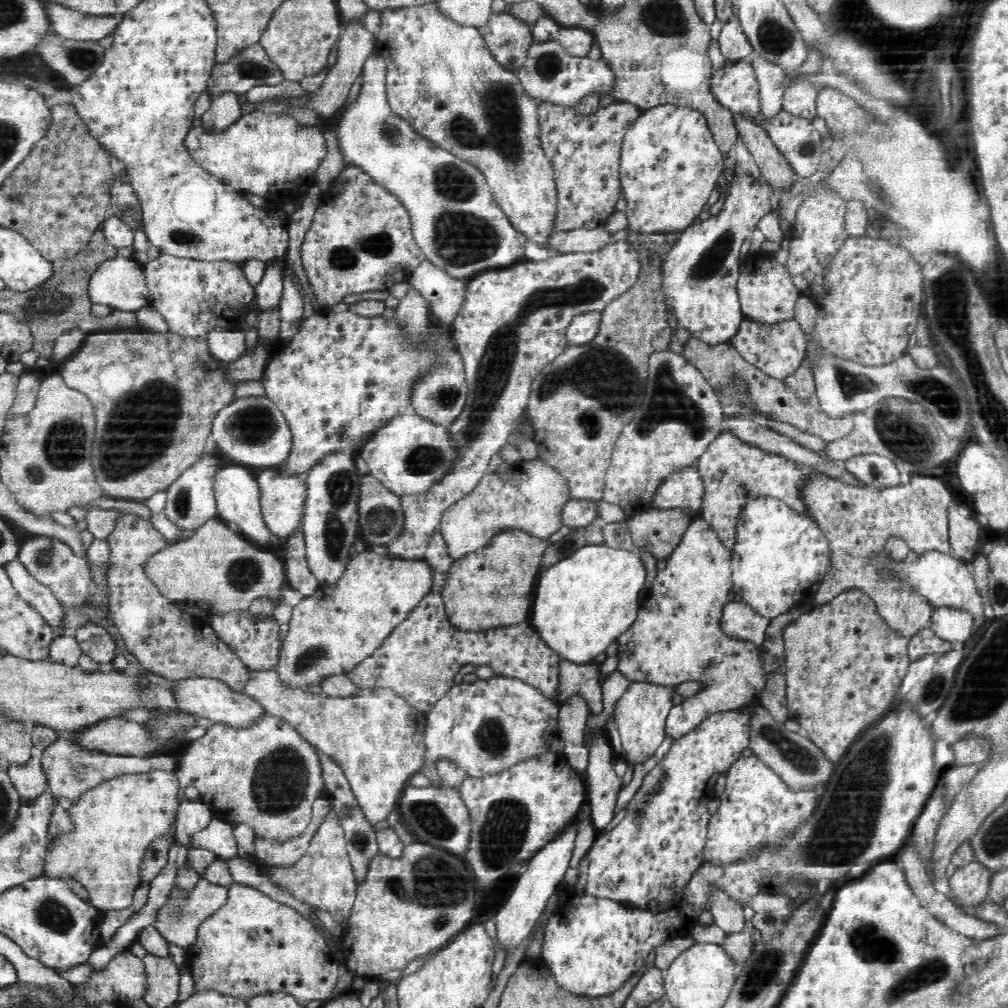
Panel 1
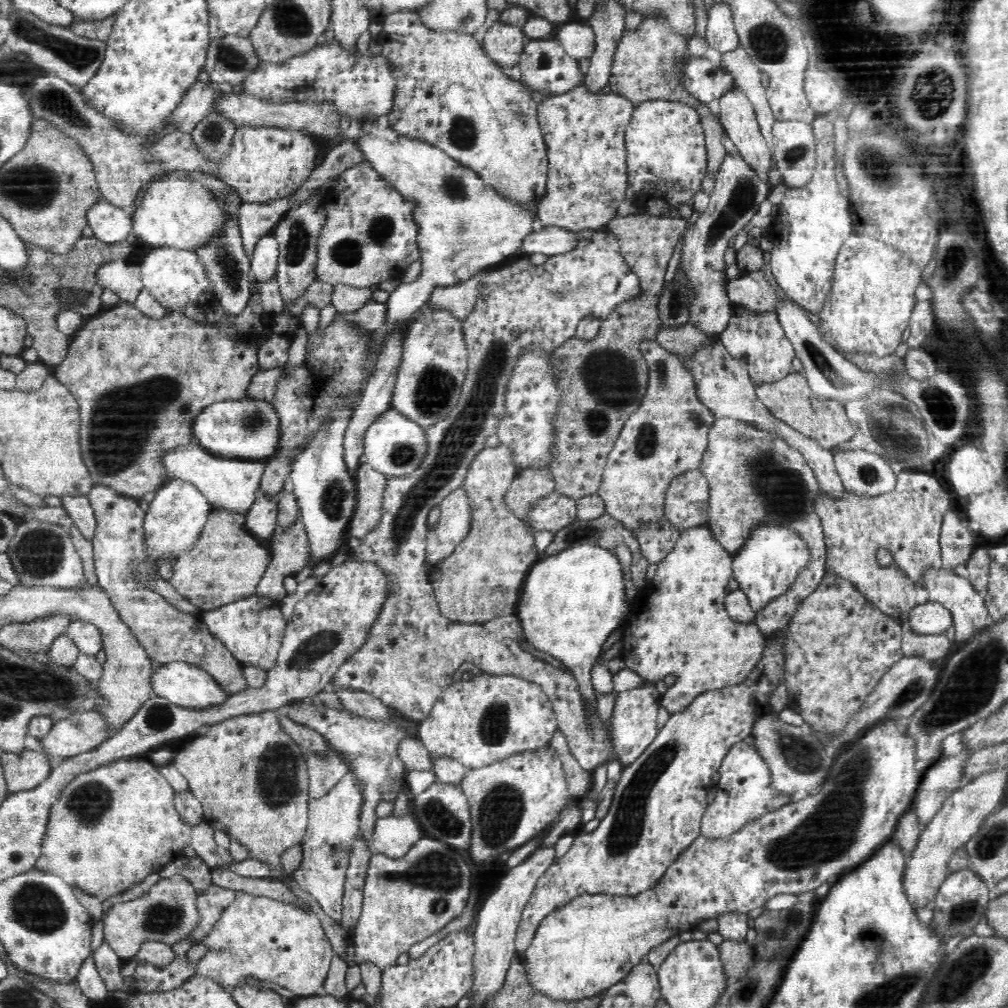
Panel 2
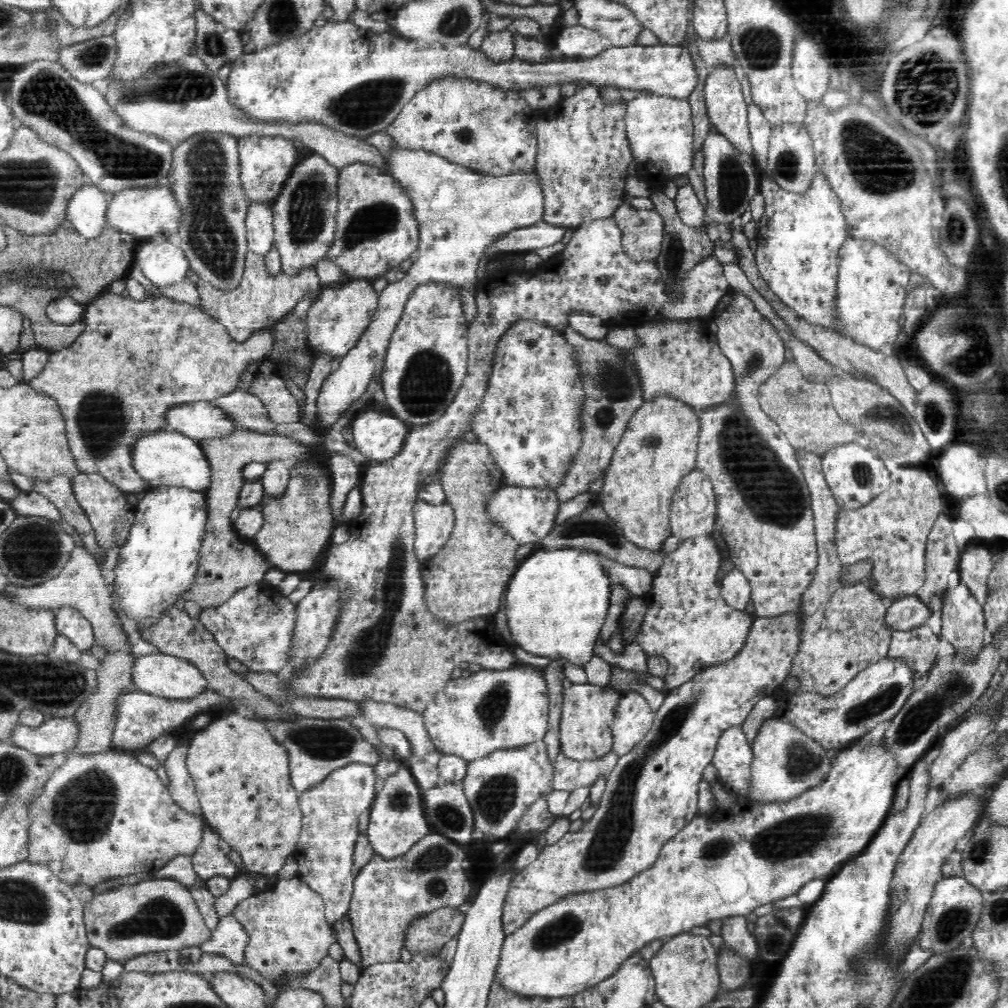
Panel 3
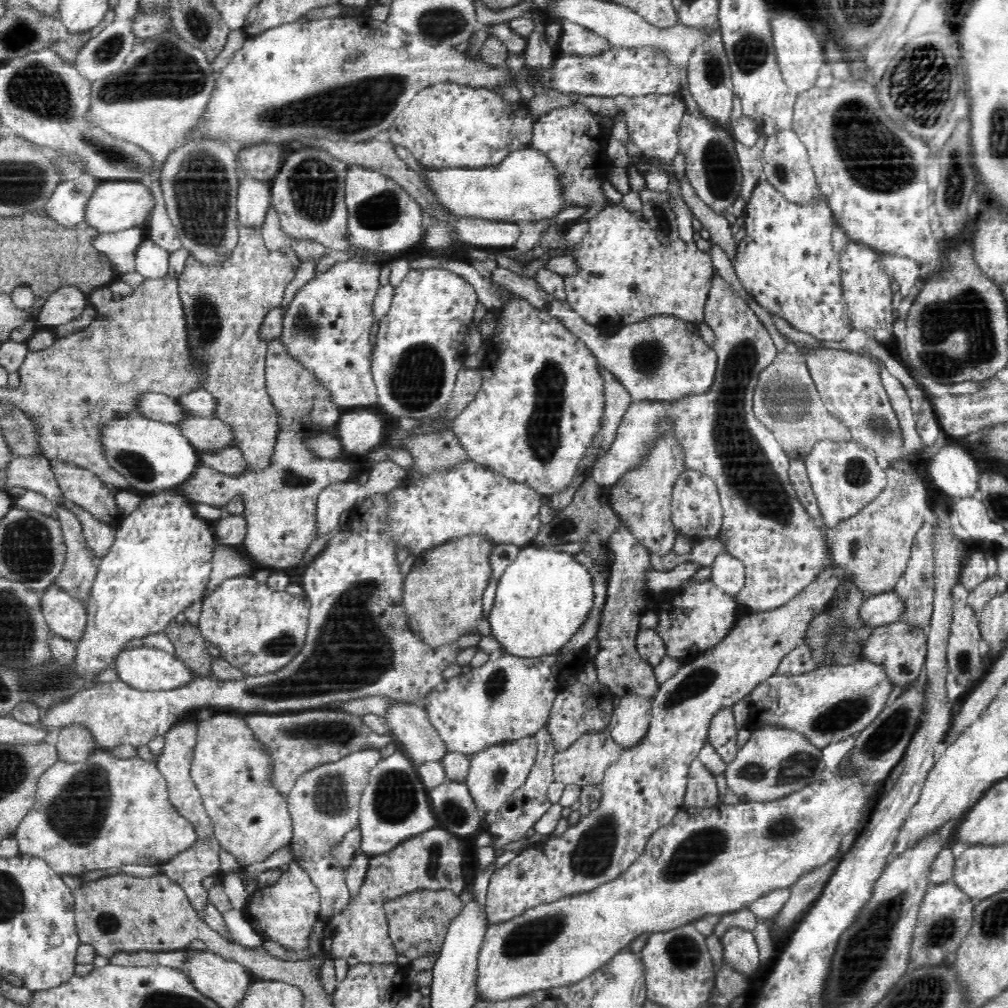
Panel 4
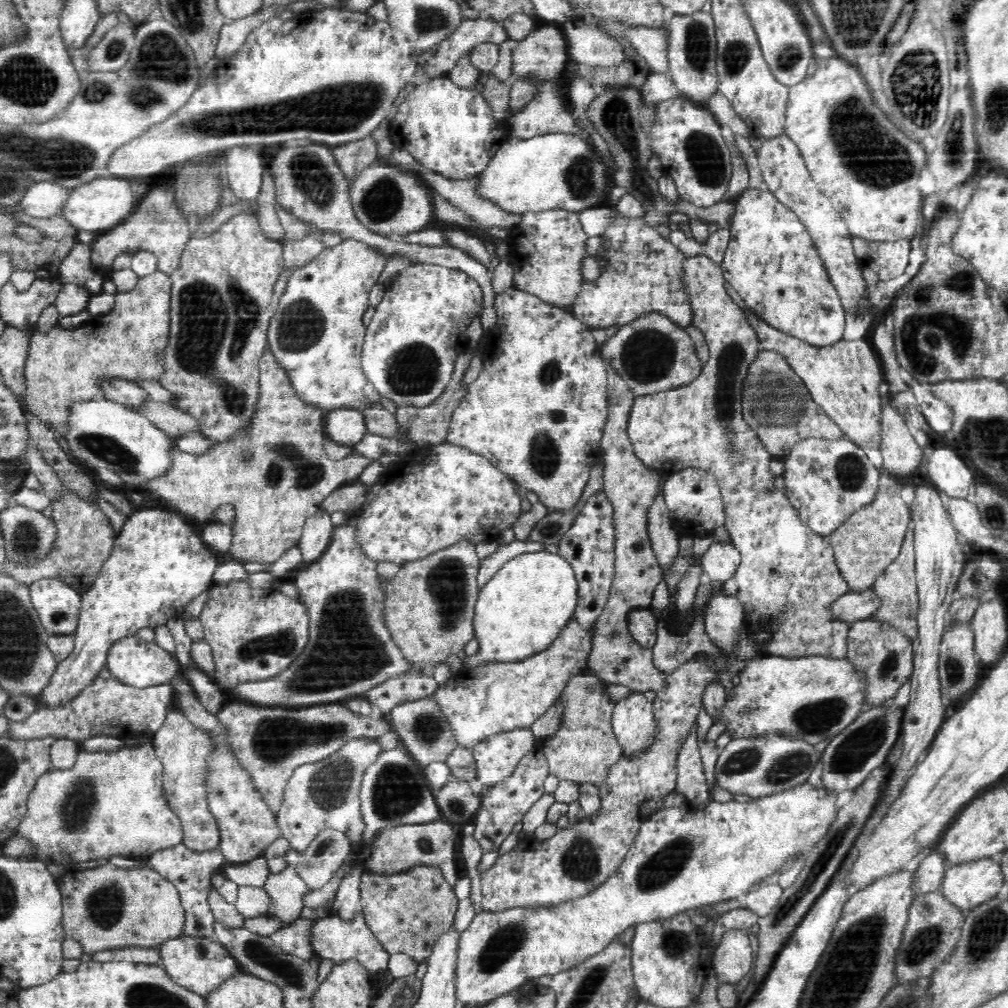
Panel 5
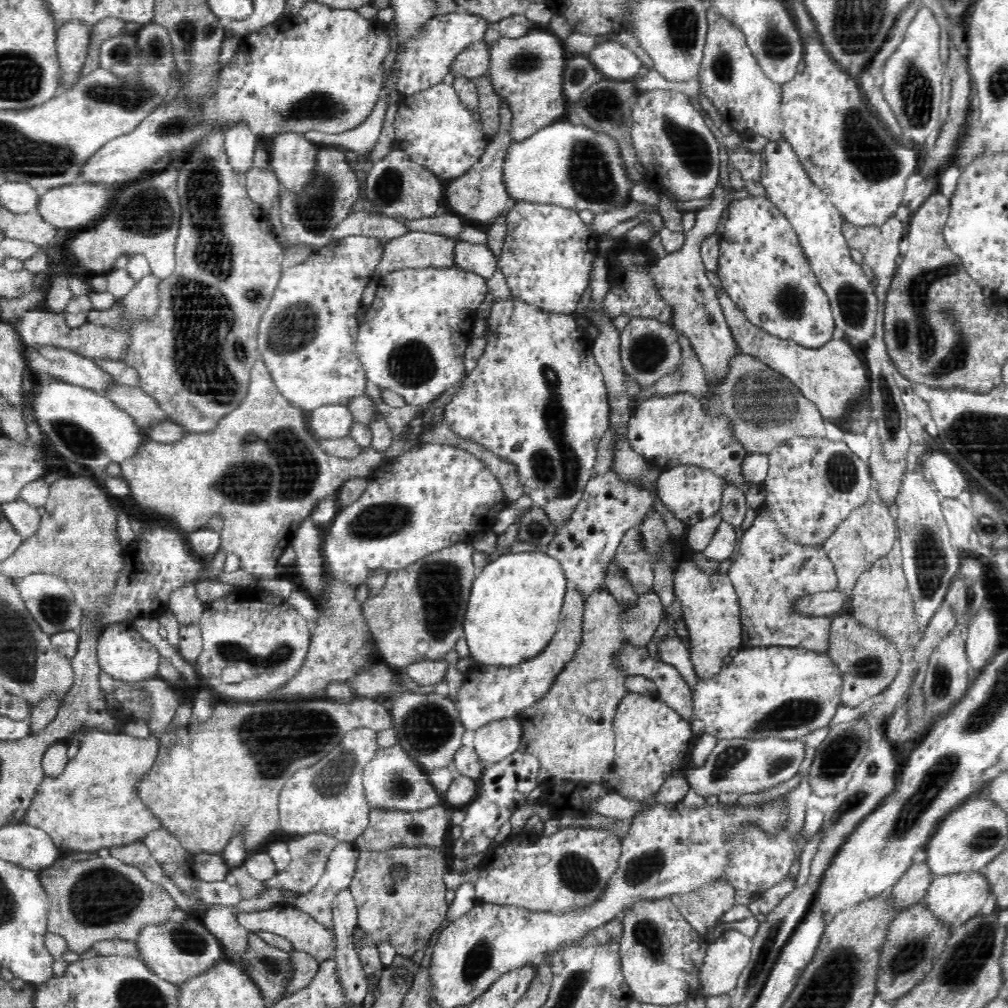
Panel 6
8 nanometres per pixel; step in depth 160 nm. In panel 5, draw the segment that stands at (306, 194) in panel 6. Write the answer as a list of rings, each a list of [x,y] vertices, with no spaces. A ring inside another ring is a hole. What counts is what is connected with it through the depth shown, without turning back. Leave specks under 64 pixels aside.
[[[371,137],[332,147],[332,157],[340,165],[345,178],[350,181],[359,171],[377,163],[377,143]],[[308,226],[308,229],[310,234],[302,239],[280,240],[284,250],[284,267],[290,269],[290,274],[310,264],[325,249],[320,239],[324,233],[314,226]]]

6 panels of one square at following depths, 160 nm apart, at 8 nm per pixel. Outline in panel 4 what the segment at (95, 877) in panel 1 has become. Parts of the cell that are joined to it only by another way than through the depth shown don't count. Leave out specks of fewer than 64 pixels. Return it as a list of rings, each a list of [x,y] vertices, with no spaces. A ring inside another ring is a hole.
[[[97,749],[86,760],[82,762],[66,762],[65,760],[55,762],[45,773],[42,774],[37,782],[37,793],[34,804],[28,811],[28,814],[22,819],[14,832],[20,848],[20,855],[24,857],[38,857],[50,865],[55,873],[63,876],[69,874],[79,876],[83,872],[91,870],[102,870],[105,868],[124,867],[126,865],[162,865],[169,858],[177,857],[181,852],[192,849],[194,843],[198,840],[197,831],[194,830],[193,823],[186,820],[169,801],[169,792],[166,779],[158,770],[156,763],[148,760],[136,758],[118,758],[110,754],[105,749]]]

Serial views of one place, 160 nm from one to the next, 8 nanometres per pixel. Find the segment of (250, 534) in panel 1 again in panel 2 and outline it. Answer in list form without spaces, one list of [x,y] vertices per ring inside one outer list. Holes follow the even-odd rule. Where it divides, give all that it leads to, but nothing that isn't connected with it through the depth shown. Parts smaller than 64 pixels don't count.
[[[202,446],[178,449],[168,460],[169,478],[184,478],[193,482],[209,499],[214,509],[242,515],[248,520],[250,509],[257,501],[261,480],[267,462],[244,461],[226,457],[214,457]]]

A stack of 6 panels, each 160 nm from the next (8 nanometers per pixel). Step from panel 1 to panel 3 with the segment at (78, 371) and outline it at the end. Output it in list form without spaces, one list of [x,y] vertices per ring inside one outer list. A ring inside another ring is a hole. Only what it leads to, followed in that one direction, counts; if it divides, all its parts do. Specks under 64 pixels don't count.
[[[107,290],[104,294],[98,296],[92,303],[86,305],[83,319],[85,320],[85,330],[82,334],[79,334],[79,337],[69,348],[62,349],[60,352],[56,353],[50,352],[43,370],[29,382],[29,385],[32,389],[38,391],[38,393],[43,393],[52,399],[57,399],[57,402],[60,403],[60,409],[62,413],[64,413],[65,433],[68,437],[69,449],[76,459],[77,466],[80,467],[80,472],[88,474],[96,473],[97,475],[103,476],[116,488],[130,497],[142,490],[149,490],[148,482],[145,482],[145,479],[142,478],[140,474],[136,474],[132,468],[131,446],[133,442],[144,433],[168,428],[168,419],[166,419],[166,416],[168,416],[168,412],[170,412],[172,408],[176,408],[176,406],[194,404],[198,401],[212,402],[212,400],[216,400],[217,398],[226,396],[228,393],[234,392],[237,384],[241,381],[242,372],[248,368],[248,364],[252,364],[253,360],[266,357],[270,350],[274,348],[272,328],[256,332],[244,342],[238,342],[229,335],[229,331],[226,330],[225,326],[216,322],[215,318],[202,312],[198,307],[184,302],[177,302],[165,296],[154,297],[153,300],[150,301],[137,301],[130,296],[122,297],[120,294],[116,295]]]

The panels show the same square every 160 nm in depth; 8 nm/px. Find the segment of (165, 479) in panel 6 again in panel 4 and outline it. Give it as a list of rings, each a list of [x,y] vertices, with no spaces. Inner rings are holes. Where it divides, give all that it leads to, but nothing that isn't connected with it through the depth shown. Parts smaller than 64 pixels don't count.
[[[279,339],[268,342],[265,372],[267,389],[277,411],[280,411],[280,432],[274,443],[272,466],[266,470],[250,471],[247,468],[239,476],[231,476],[201,462],[192,480],[170,489],[182,491],[186,497],[208,506],[223,507],[233,498],[244,498],[242,515],[248,521],[248,529],[241,545],[261,567],[283,571],[302,565],[304,551],[317,538],[318,495],[330,484],[350,478],[352,466],[356,464],[317,457],[306,447],[304,440],[334,427],[343,410],[334,402],[332,391],[317,378],[317,374],[290,355],[288,345]]]

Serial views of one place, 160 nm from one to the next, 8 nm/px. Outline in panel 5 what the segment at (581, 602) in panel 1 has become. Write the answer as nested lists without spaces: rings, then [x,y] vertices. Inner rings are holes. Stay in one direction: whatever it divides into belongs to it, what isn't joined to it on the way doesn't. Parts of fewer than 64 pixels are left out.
[[[547,551],[526,552],[508,560],[492,578],[486,582],[478,594],[474,625],[477,628],[478,652],[466,656],[464,667],[480,666],[482,662],[514,662],[530,658],[543,650],[549,649],[553,642],[567,628],[568,622],[576,613],[581,588],[578,587],[574,568],[568,559]]]

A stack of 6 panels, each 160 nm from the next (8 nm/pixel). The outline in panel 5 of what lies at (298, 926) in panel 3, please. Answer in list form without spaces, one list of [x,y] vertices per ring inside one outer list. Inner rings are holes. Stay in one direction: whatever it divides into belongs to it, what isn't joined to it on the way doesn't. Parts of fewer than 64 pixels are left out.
[[[287,865],[281,873],[271,874],[263,888],[273,900],[267,918],[275,918],[285,926],[296,924],[302,919],[302,897],[308,894],[310,887],[296,867]]]

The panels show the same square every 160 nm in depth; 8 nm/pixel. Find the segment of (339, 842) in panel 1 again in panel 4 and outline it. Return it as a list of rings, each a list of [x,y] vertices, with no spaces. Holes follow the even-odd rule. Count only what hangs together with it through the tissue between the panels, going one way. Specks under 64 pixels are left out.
[[[366,749],[350,753],[340,761],[320,765],[298,778],[295,787],[285,795],[293,822],[293,841],[290,844],[293,860],[302,867],[317,886],[321,898],[321,921],[326,921],[346,908],[351,901],[345,885],[343,864],[331,857],[332,850],[342,837],[359,826],[359,806],[369,773],[382,758],[379,750]]]

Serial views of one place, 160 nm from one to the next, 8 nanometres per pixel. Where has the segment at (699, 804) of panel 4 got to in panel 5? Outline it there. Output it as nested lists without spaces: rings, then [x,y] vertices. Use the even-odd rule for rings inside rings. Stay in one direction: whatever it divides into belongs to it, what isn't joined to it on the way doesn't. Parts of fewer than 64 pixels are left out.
[[[692,730],[690,738],[682,744],[677,756],[676,792],[684,795],[684,800],[707,803],[708,786],[704,778],[704,767],[698,751],[698,734]]]

